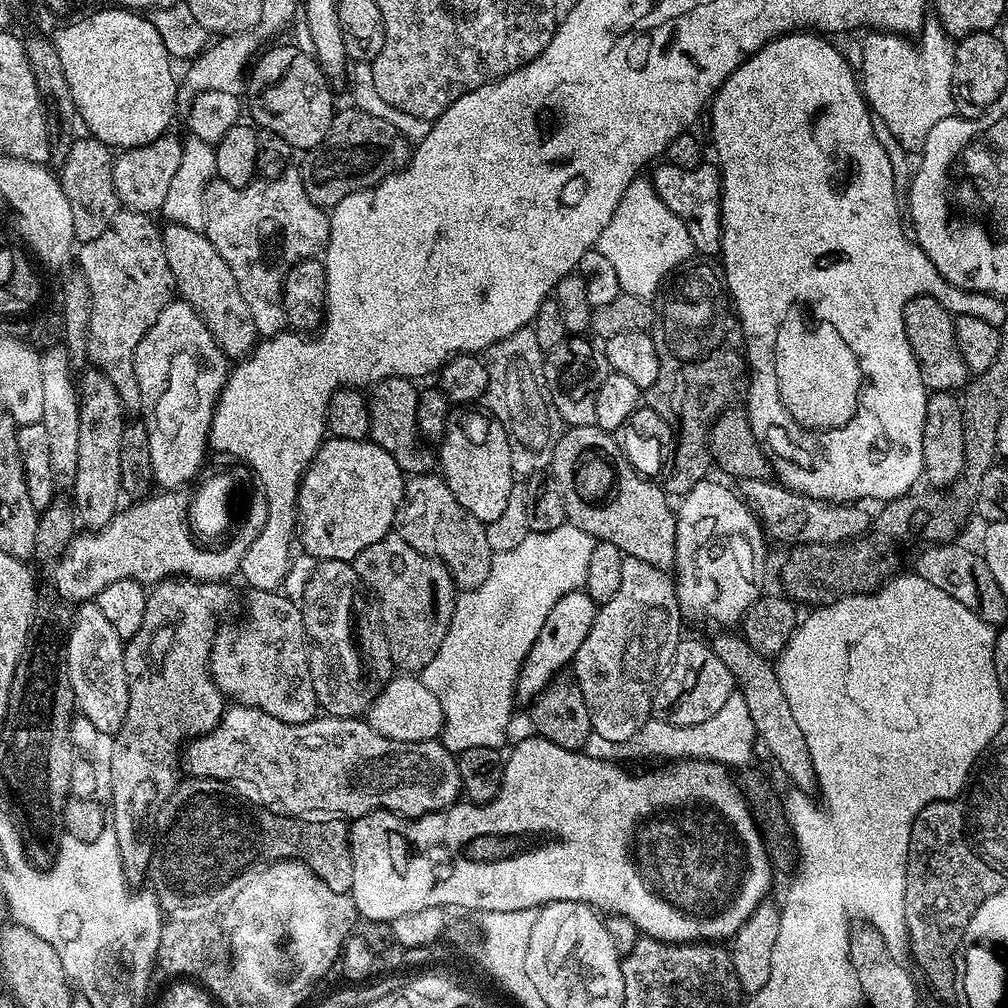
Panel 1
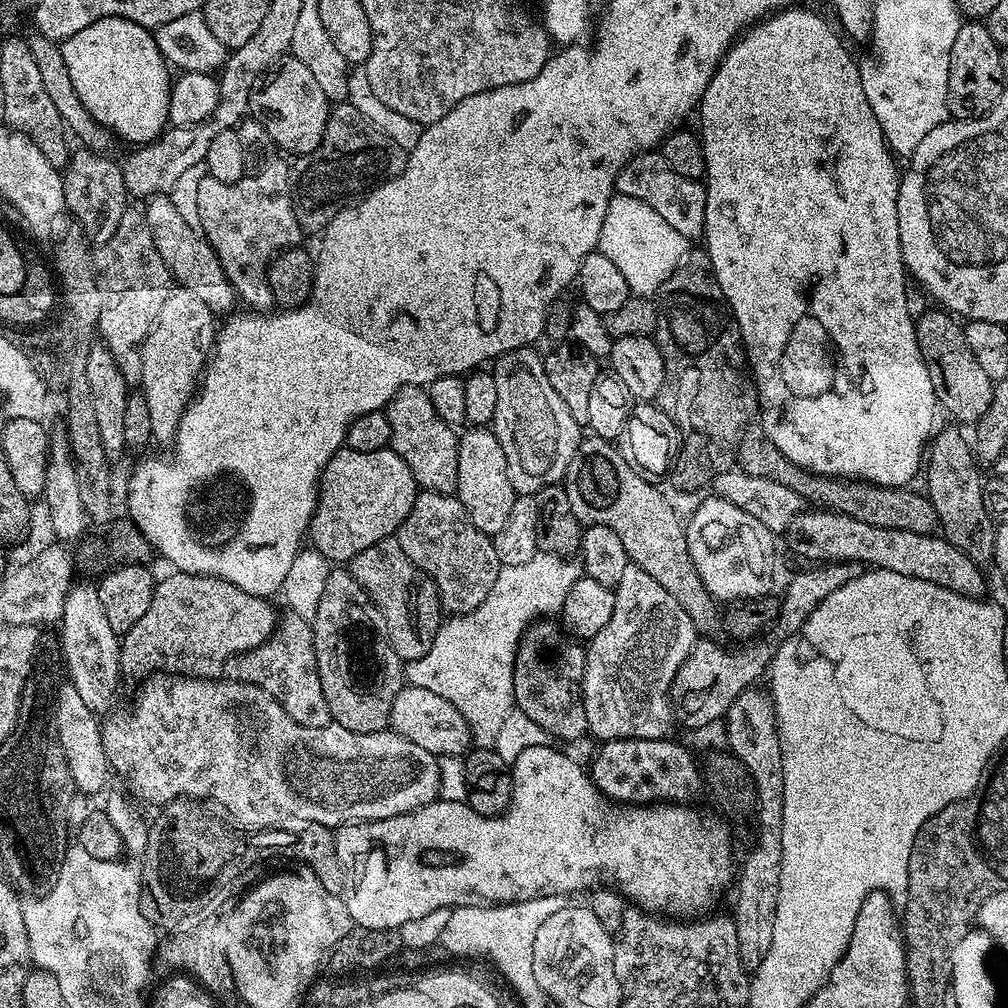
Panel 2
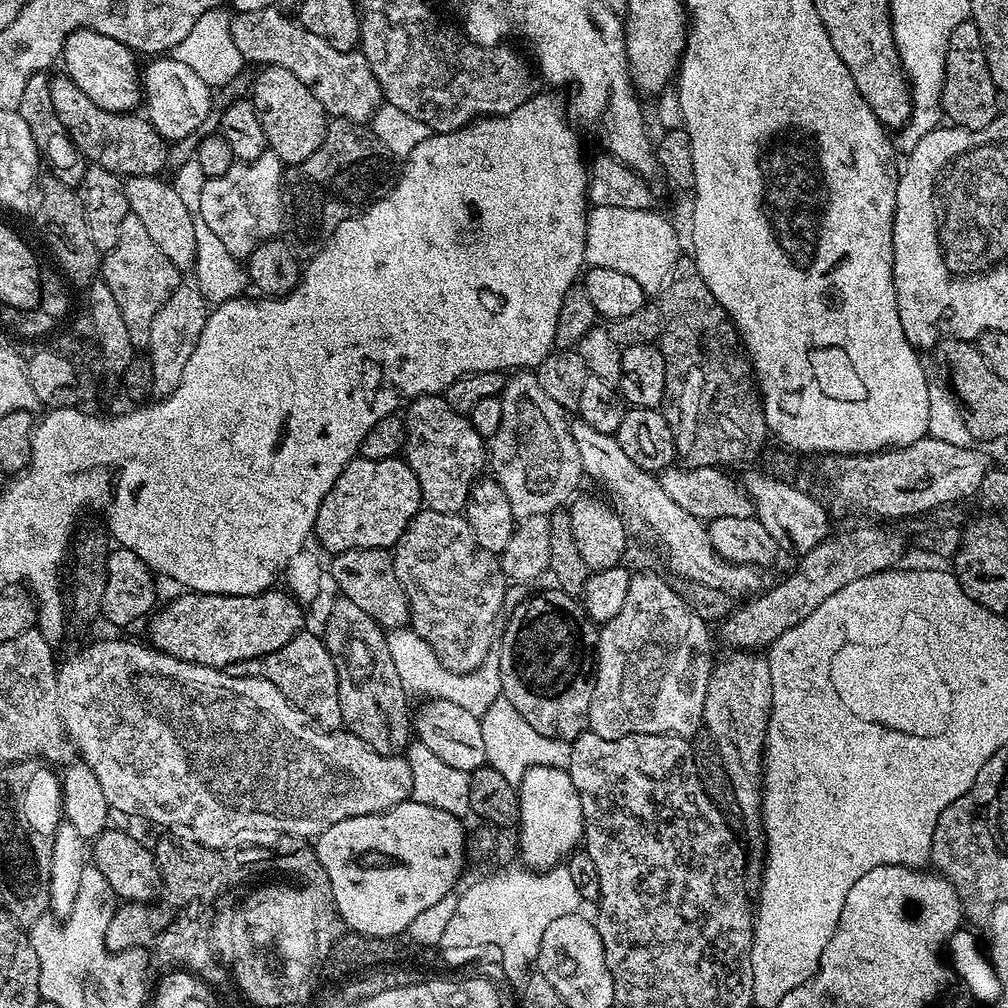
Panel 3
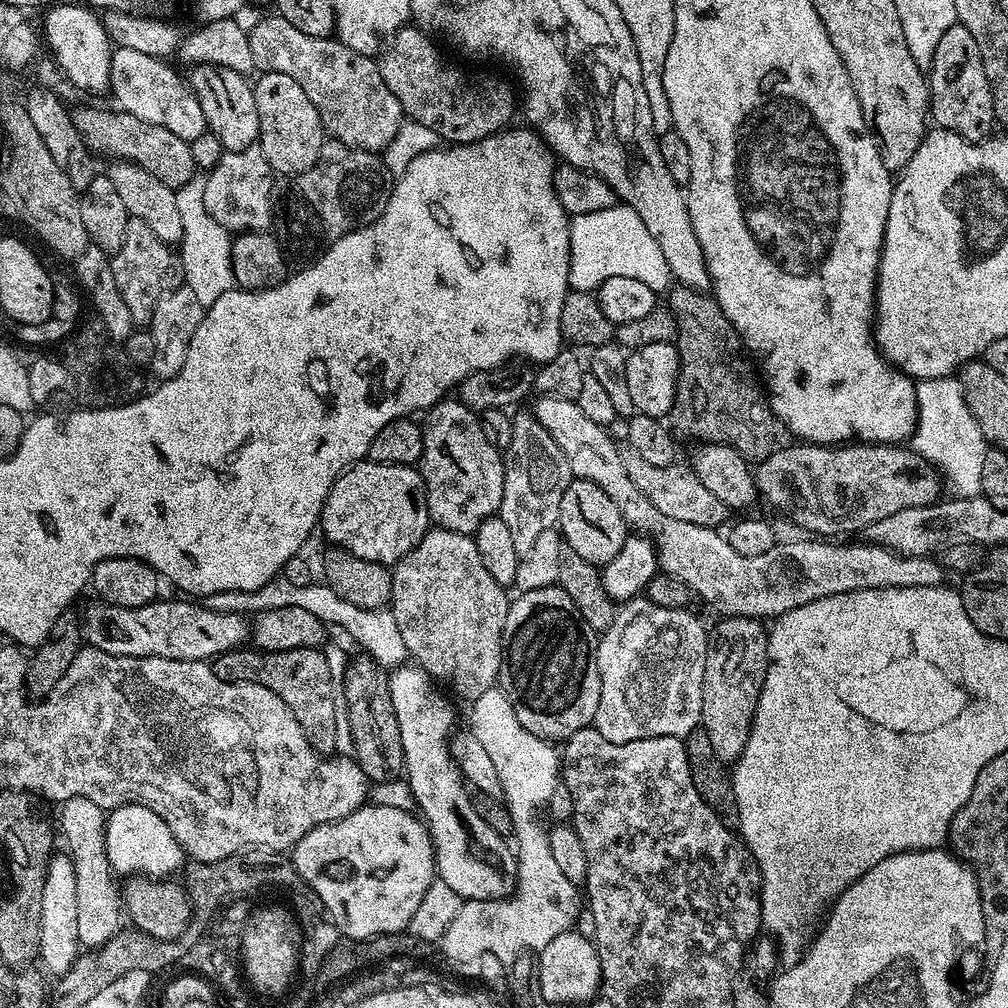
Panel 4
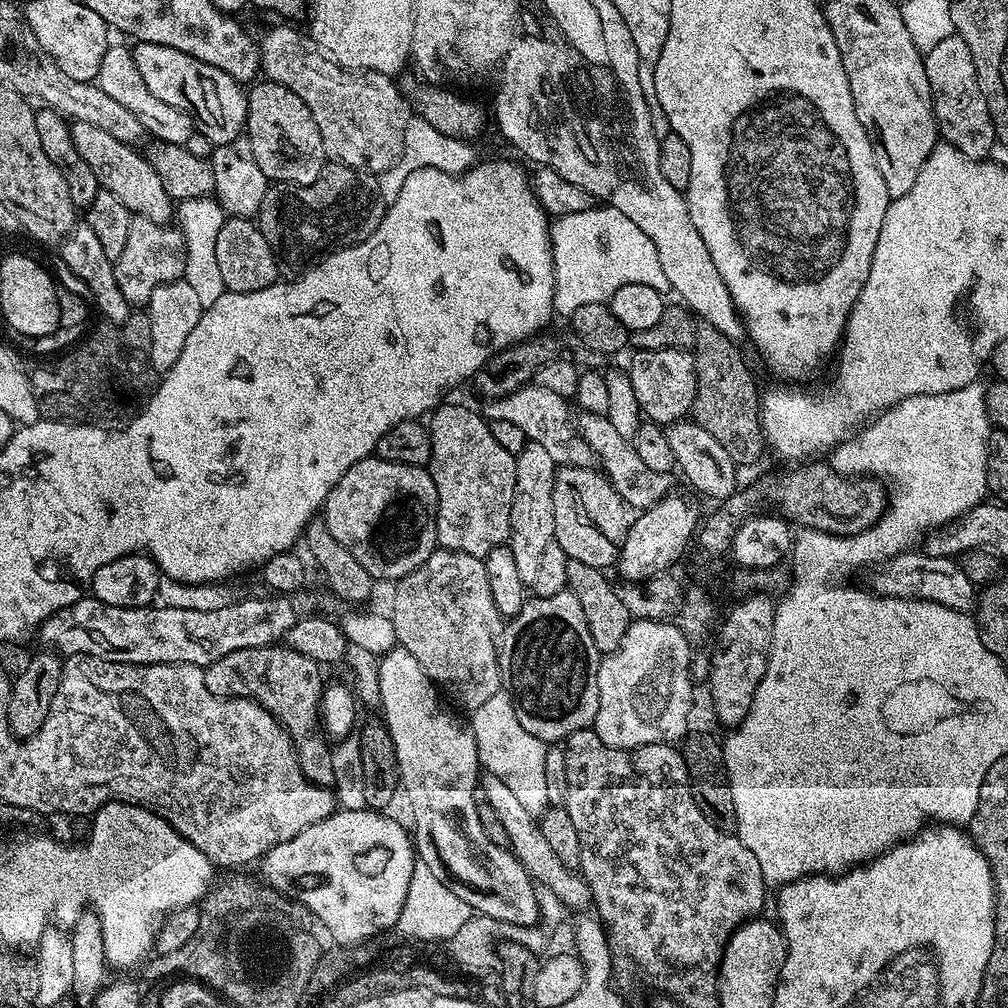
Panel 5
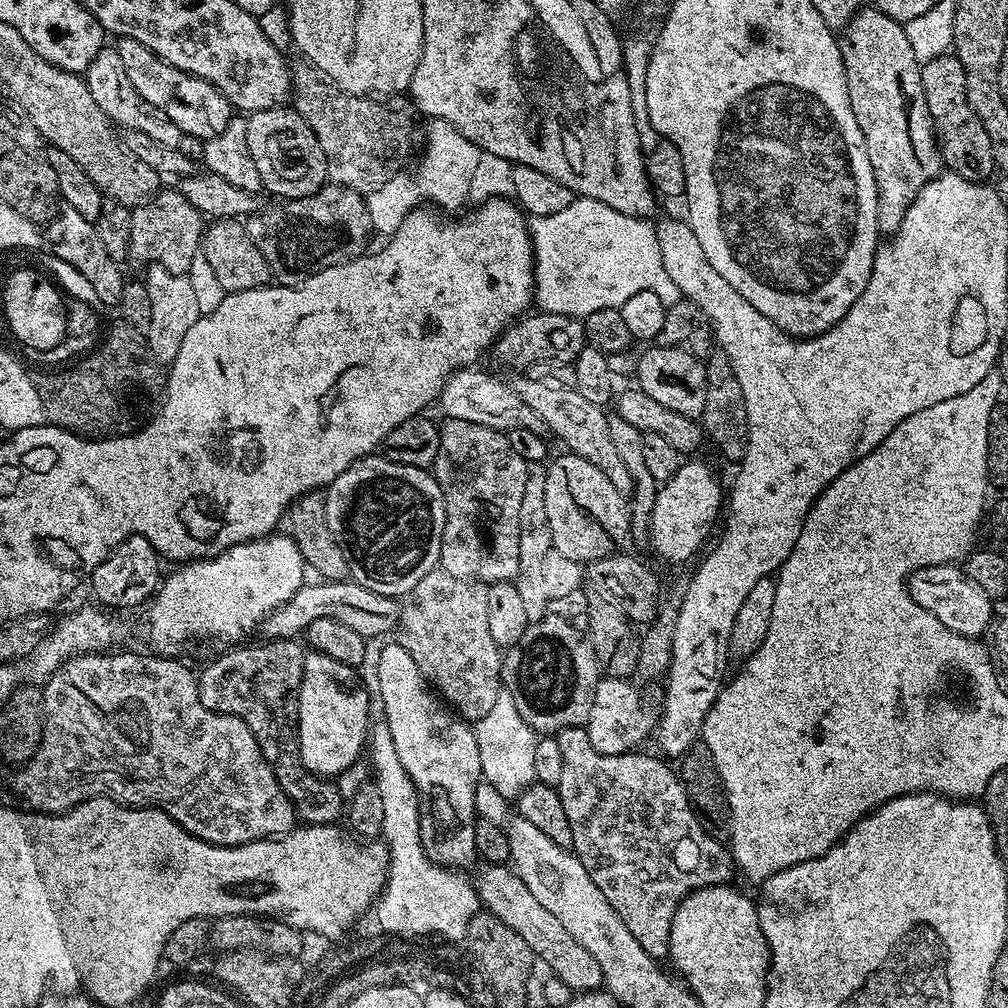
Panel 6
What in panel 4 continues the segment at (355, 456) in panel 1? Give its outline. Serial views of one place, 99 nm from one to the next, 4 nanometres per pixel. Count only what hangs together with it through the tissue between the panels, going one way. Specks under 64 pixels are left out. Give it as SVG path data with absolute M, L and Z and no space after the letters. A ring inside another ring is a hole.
M363 459L346 469L332 484L330 494L320 512L319 531L329 545L335 546L350 556L357 556L366 562L385 566L395 566L428 533L430 517L428 514L428 495L424 489L424 479L415 467L406 464L379 464Z

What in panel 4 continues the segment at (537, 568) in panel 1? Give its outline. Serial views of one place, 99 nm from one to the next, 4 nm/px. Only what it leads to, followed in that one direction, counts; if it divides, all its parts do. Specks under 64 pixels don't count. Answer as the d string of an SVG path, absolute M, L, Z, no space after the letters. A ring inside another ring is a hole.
M279 576L256 591L220 591L218 594L201 597L200 603L204 609L214 610L215 613L241 614L255 614L269 612L270 609L281 609L283 606L297 606L309 611L325 625L342 628L354 641L364 647L361 649L377 665L385 669L401 667L409 655L391 609L358 607L342 598L324 582L313 582L306 587L296 586L283 576Z

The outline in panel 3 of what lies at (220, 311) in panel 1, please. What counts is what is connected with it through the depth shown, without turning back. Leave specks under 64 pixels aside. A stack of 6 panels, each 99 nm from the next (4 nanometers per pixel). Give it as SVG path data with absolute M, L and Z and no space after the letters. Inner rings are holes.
M160 176L127 177L124 189L129 213L142 218L142 226L146 226L150 238L154 238L154 246L158 246L158 250L162 250L162 254L166 254L166 258L170 258L176 268L191 269L197 263L196 252L198 256L196 220L194 214L186 210L182 198L178 198L178 190L174 190L171 183Z

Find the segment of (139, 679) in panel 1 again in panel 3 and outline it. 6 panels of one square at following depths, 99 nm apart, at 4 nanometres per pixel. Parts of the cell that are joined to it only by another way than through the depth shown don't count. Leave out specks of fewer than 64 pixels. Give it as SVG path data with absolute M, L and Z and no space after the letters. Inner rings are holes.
M269 590L256 596L219 596L205 592L181 591L168 605L157 607L151 613L147 643L157 652L165 652L176 660L201 664L211 668L227 669L228 664L243 665L249 660L259 660L272 652L282 650L299 632L305 631L304 612L299 600L287 591Z

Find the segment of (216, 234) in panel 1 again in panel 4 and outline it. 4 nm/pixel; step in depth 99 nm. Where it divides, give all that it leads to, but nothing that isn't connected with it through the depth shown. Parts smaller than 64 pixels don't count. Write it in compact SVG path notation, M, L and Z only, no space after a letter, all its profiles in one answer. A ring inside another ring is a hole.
M258 146L225 152L224 157L204 176L206 182L206 206L218 222L229 234L242 232L262 232L274 220L274 173L270 162L266 162L266 154Z

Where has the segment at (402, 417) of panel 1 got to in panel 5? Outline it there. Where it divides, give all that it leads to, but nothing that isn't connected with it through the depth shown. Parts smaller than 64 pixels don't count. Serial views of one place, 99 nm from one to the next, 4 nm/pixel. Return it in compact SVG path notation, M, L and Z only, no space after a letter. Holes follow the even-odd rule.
M441 403L427 421L430 458L426 467L436 487L436 542L440 548L483 558L489 550L503 545L508 539L516 485L516 457L494 439L491 423L477 409L476 413L464 404L448 403Z

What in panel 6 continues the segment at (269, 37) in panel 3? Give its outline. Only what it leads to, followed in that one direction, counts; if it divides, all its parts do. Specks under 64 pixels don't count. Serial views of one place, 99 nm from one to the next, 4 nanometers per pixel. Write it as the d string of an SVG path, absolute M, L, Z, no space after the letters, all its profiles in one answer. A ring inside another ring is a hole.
M300 62L290 72L290 85L296 91L294 107L306 118L310 130L318 138L322 150L326 154L328 180L333 184L341 184L361 194L369 194L386 185L398 173L405 171L408 151L412 148L412 116L404 108L387 108L387 103L367 96L352 96L349 92L342 92L333 86L325 77L321 76L311 64Z

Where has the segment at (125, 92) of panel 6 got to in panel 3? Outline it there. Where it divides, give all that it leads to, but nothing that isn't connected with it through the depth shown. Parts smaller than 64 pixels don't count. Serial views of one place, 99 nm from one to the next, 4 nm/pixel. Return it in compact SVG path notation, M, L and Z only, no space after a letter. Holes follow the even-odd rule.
M164 54L149 59L147 63L142 68L142 108L145 108L146 119L166 142L196 136L203 129L206 118L213 115L213 89L189 66L174 60L171 55Z

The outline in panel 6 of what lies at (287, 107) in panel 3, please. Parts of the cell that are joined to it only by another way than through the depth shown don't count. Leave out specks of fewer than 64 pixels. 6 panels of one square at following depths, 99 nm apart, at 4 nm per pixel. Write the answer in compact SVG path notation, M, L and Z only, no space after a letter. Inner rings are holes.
M257 107L256 111L247 117L247 121L246 143L250 146L250 154L253 156L255 164L258 165L258 174L262 174L263 191L265 193L273 192L276 198L297 200L303 196L312 196L324 187L328 180L326 154L314 134L314 130L310 130L306 118L302 118L302 114L296 111L295 107Z

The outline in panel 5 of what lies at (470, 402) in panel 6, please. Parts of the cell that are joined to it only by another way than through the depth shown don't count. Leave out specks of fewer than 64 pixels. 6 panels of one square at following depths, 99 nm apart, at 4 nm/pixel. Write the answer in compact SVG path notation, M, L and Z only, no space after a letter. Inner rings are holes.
M531 384L502 399L487 401L482 412L489 421L512 422L521 427L531 443L545 447L556 465L591 468L594 464L594 449L581 434L573 409L570 404L568 409L568 404L565 397Z

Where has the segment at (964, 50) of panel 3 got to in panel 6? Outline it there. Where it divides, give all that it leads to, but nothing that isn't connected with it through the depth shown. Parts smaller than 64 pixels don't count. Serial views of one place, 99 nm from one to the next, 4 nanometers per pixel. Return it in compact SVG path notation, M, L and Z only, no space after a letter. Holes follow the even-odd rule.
M945 54L923 61L920 66L920 73L922 74L922 94L926 94L926 106L932 115L932 122L936 126L936 138L940 145L943 167L967 180L987 181L988 175L996 168L996 159L992 153L990 134L986 134L986 126L982 126L982 122L976 117L968 101L966 70L962 66L962 62L954 54Z

